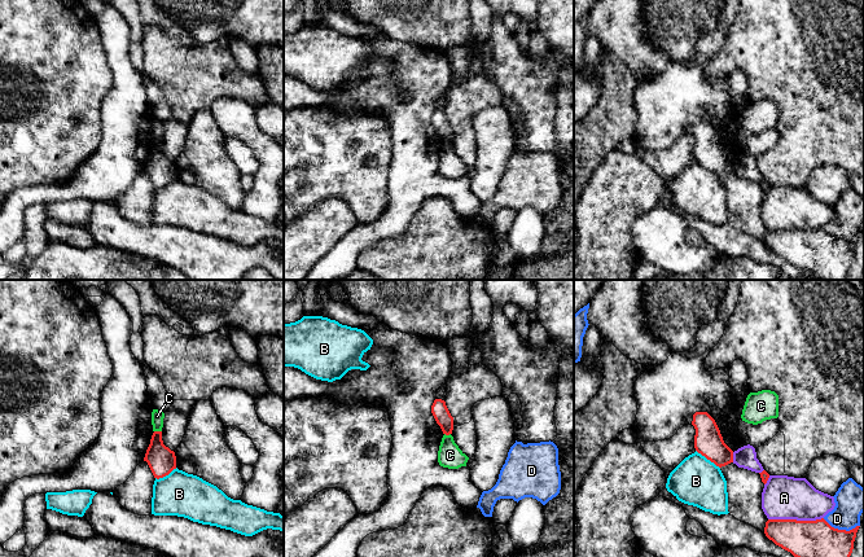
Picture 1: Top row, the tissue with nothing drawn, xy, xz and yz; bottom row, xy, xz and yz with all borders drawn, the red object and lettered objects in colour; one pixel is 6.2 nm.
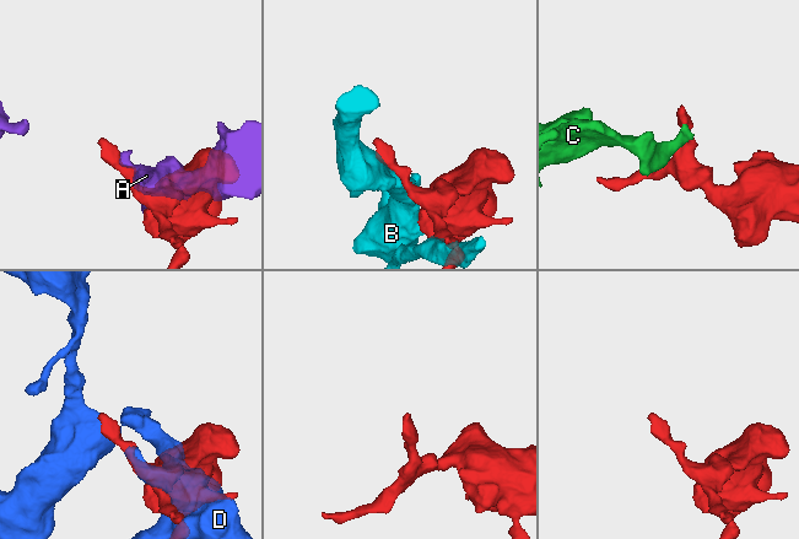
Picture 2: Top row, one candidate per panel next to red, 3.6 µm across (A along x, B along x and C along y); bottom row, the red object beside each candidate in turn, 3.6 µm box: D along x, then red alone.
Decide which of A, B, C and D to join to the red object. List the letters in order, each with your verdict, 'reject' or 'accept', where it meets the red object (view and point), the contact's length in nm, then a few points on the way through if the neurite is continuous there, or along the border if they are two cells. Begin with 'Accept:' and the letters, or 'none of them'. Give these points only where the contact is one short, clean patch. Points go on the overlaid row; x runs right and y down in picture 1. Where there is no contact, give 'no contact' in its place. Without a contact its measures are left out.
Accept: none of them
A: reject; meets red in yz at (795, 520); contact 340 nm long
B: reject; meets red in yz at (707, 459); contact 190 nm long
C: reject; meets red in xy at (158, 431); contact 50 nm long; border along xy (154, 430), (161, 431)
D: reject; meets red in yz at (841, 530); contact 240 nm long

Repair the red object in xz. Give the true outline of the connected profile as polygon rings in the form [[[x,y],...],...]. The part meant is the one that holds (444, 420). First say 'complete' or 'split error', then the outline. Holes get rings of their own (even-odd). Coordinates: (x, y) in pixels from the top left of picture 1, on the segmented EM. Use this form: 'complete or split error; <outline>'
complete; [[[435,399],[431,405],[431,413],[437,421],[437,424],[440,426],[443,434],[449,435],[453,430],[453,417],[451,416],[446,402],[442,399]]]

